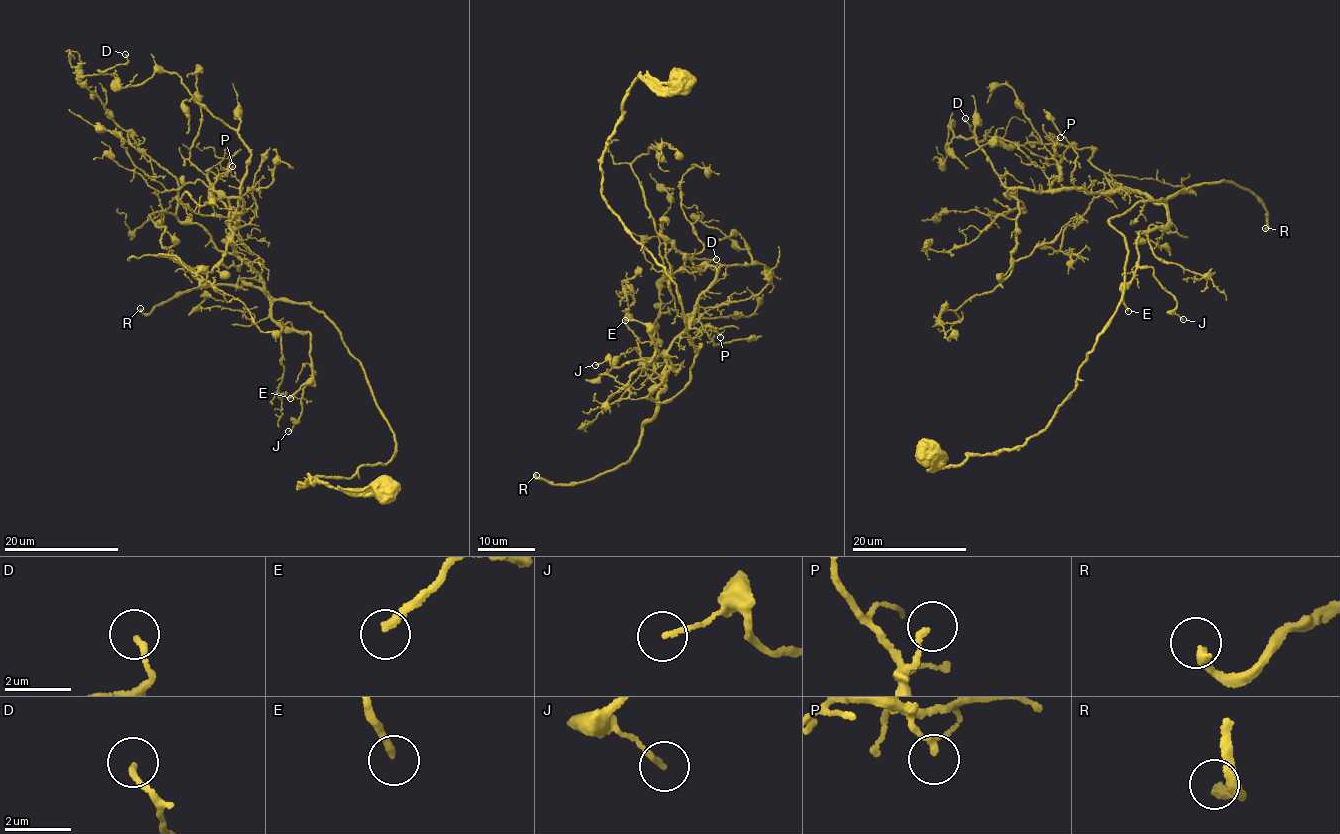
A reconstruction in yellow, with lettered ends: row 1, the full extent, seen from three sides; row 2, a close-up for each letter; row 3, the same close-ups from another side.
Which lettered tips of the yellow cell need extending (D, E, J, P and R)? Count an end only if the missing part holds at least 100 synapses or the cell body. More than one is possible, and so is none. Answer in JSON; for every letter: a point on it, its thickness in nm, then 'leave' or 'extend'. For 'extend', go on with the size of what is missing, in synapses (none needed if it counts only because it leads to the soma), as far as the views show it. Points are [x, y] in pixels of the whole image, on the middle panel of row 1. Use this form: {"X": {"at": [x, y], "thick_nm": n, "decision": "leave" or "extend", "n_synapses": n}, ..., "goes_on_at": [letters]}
{"D": {"at": [716, 259], "thick_nm": 150, "decision": "leave"}, "E": {"at": [625, 320], "thick_nm": 220, "decision": "extend", "n_synapses": 150}, "J": {"at": [595, 365], "thick_nm": 140, "decision": "leave"}, "P": {"at": [720, 337], "thick_nm": 160, "decision": "leave"}, "R": {"at": [536, 475], "thick_nm": 300, "decision": "extend", "n_synapses": 110}, "goes_on_at": ["E", "R"]}

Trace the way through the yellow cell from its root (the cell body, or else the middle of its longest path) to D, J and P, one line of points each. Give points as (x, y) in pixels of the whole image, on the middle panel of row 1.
D: (679, 83), (633, 80), (601, 165), (702, 346), (660, 402), (638, 362), (665, 351), (660, 280), (716, 259)
J: (679, 83), (633, 80), (601, 193), (702, 346), (659, 402), (673, 364), (657, 350), (595, 365)
P: (679, 83), (633, 80), (601, 193), (674, 282), (702, 346), (659, 401), (694, 306), (689, 319), (720, 337)

